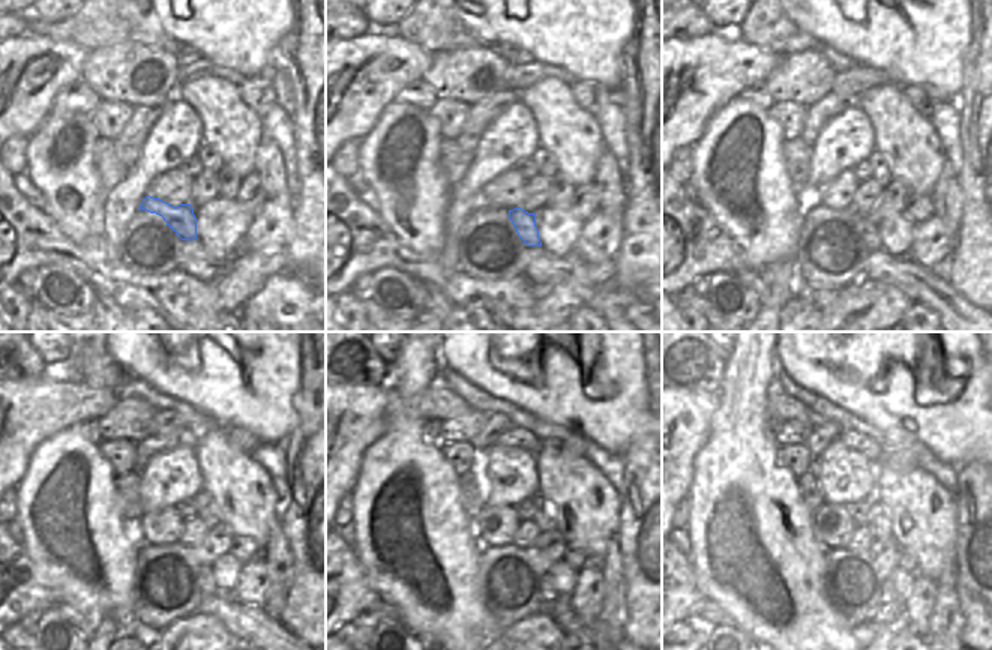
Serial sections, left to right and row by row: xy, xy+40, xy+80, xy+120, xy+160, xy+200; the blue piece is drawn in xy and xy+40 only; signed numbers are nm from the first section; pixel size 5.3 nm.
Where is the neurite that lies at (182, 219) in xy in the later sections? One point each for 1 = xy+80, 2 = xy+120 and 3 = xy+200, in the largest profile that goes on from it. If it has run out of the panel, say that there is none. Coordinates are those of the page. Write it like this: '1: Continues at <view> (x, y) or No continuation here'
1: Continues at xy+80 (869, 231)
2: Continues at xy+120 (206, 578)
3: Continues at xy+200 (892, 613)

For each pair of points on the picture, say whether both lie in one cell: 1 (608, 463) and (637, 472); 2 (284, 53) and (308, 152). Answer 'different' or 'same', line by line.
1: different
2: same

